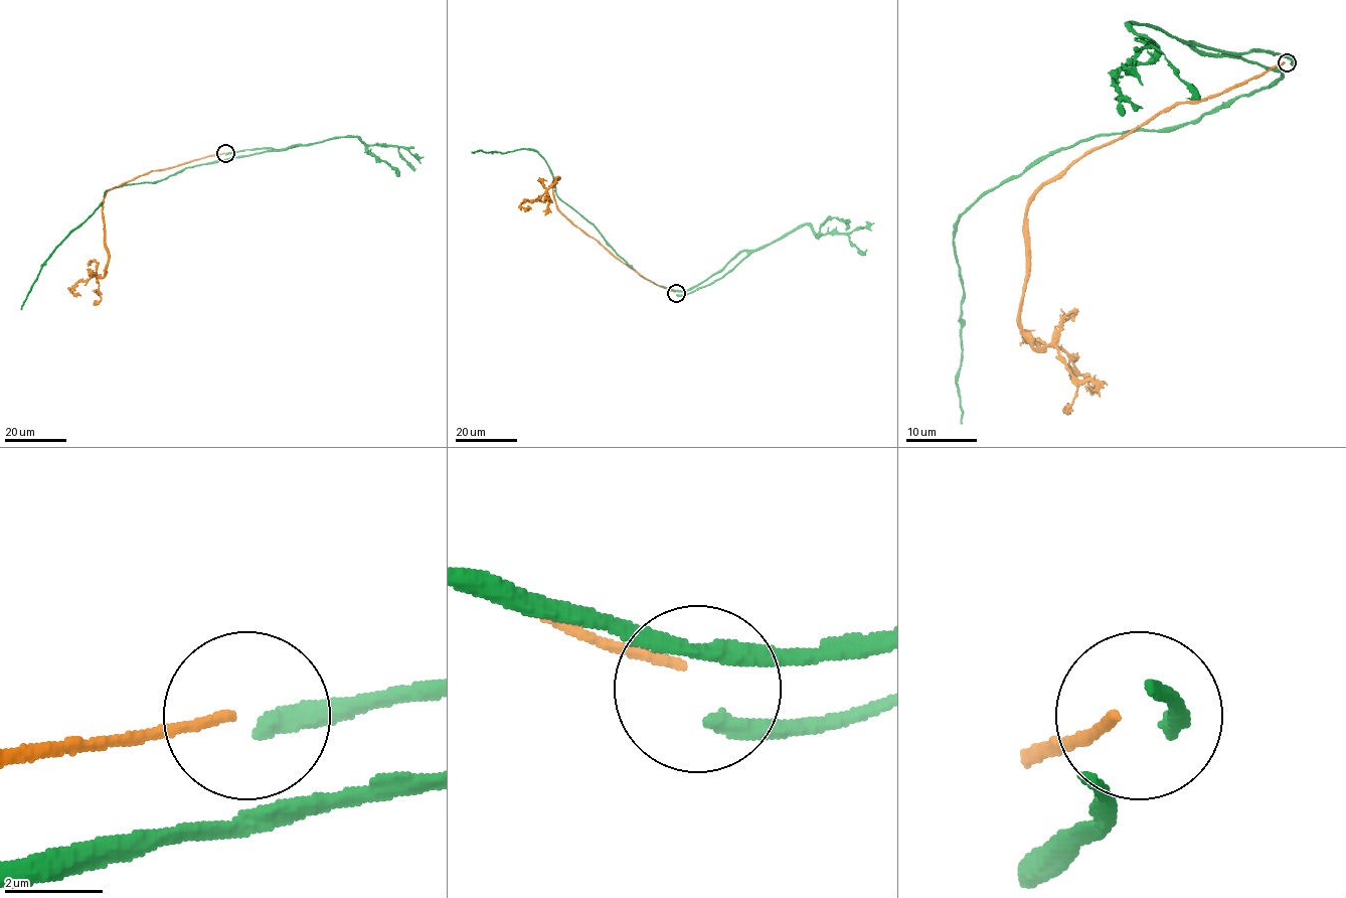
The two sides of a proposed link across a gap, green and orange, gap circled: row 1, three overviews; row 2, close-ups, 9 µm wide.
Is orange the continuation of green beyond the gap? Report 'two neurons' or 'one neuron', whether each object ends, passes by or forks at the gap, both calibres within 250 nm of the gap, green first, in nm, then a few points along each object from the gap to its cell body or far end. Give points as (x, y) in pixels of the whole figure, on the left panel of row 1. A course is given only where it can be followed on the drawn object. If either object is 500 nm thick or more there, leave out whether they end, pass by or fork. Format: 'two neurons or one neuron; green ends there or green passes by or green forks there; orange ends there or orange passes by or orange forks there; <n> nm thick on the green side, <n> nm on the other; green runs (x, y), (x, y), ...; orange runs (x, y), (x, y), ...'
two neurons; green ends there; orange ends there; 420 nm thick on the green side, 200 nm on the other; green runs (226, 153), (297, 145), (185, 167), (153, 182), (109, 189), (96, 209), (45, 262), (20, 309); orange runs (224, 153), (152, 170), (108, 191), (103, 201), (107, 268), (103, 276), (77, 282), (69, 289), (80, 295)

